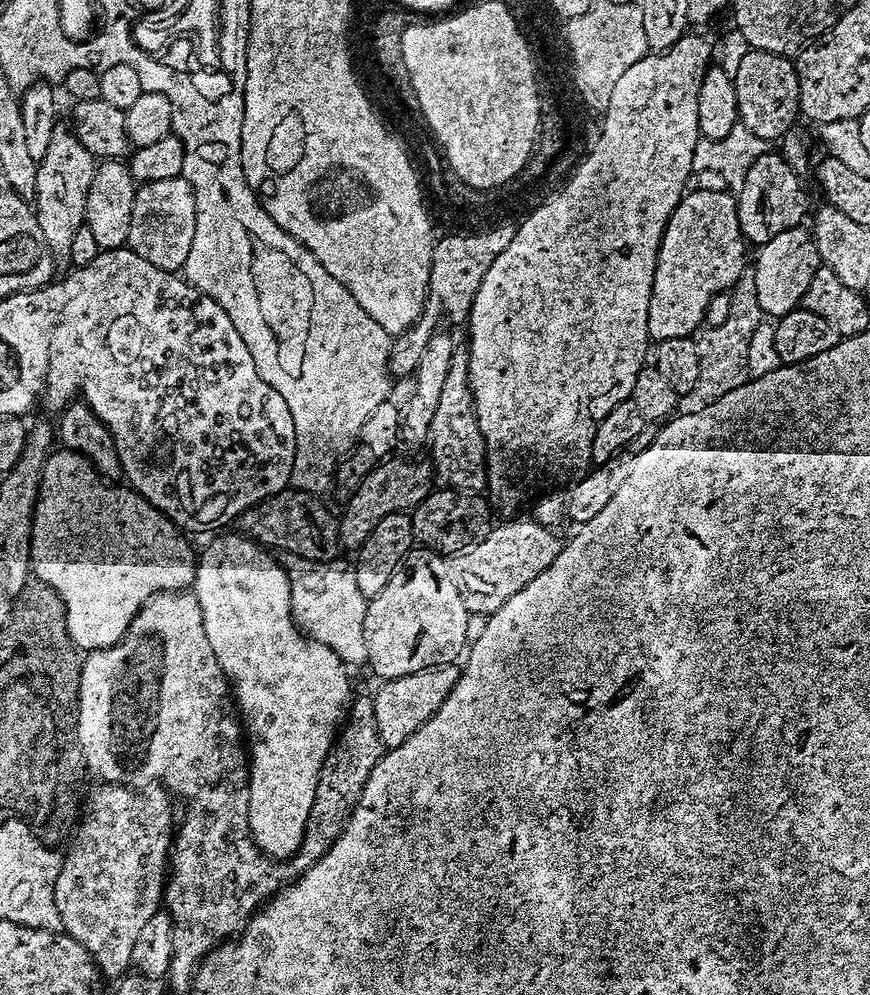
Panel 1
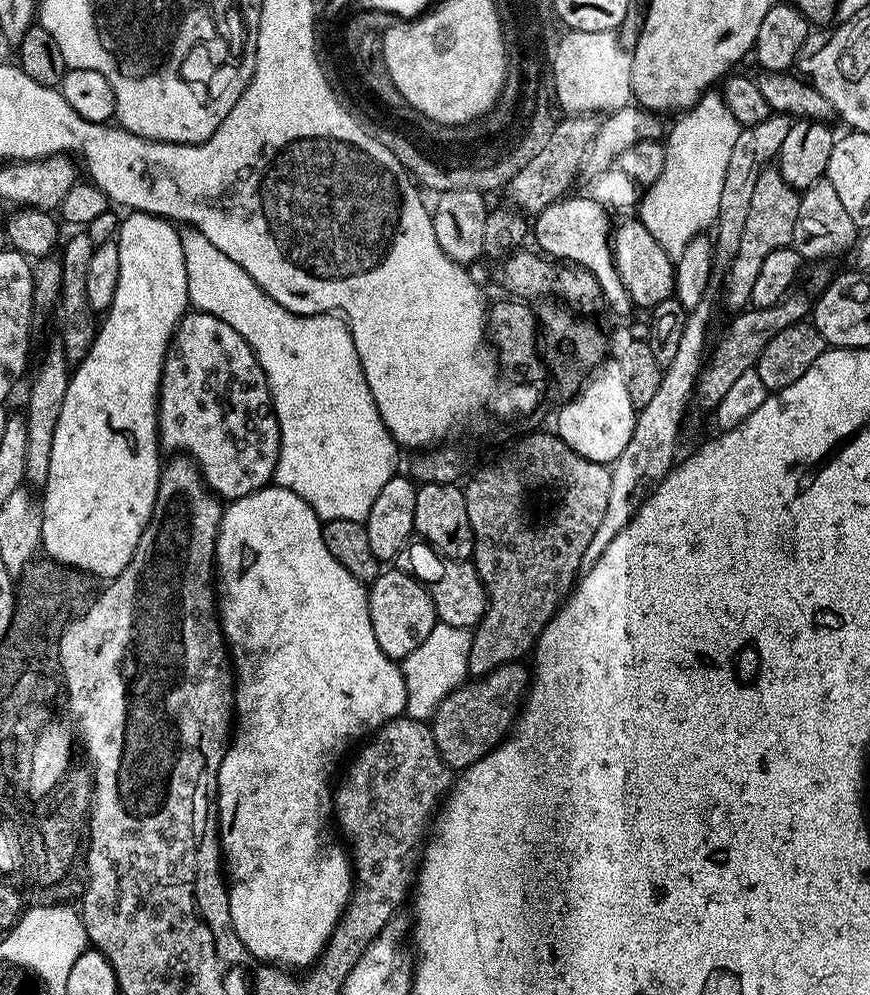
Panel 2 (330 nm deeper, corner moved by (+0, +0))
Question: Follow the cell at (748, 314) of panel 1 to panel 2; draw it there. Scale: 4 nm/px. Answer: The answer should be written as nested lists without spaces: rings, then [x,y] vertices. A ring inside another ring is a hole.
[[[769,166],[758,174],[754,194],[750,201],[750,215],[746,218],[746,227],[742,234],[742,242],[738,246],[738,254],[734,254],[732,263],[727,265],[724,276],[724,304],[729,313],[743,312],[752,303],[754,281],[762,270],[762,262],[774,250],[789,247],[794,238],[794,222],[798,222],[798,206],[800,192],[782,178],[779,167]]]

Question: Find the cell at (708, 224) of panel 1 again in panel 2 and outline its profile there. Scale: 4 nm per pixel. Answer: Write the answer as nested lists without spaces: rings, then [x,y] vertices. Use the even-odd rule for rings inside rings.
[[[588,194],[576,195],[569,195],[546,206],[546,210],[542,210],[534,217],[534,240],[536,236],[537,244],[535,247],[557,261],[585,268],[598,282],[603,303],[608,303],[618,315],[628,316],[634,312],[634,305],[616,269],[610,224],[608,226],[609,209]]]

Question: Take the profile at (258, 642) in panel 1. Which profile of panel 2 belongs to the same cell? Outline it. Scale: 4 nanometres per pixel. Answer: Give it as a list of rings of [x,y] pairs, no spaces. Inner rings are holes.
[[[269,486],[231,501],[220,519],[214,572],[218,577],[218,619],[227,647],[230,649],[231,663],[234,665],[234,731],[230,743],[224,749],[216,787],[216,819],[222,864],[226,869],[230,918],[238,938],[246,946],[249,954],[257,960],[263,960],[273,966],[291,966],[293,969],[300,968],[296,970],[304,970],[315,964],[320,953],[324,951],[324,945],[336,929],[340,915],[348,907],[354,883],[352,861],[345,845],[332,844],[331,834],[324,832],[328,828],[328,819],[331,821],[334,816],[334,792],[330,787],[333,783],[332,771],[335,770],[340,755],[355,740],[363,741],[391,720],[405,715],[404,673],[401,665],[391,660],[382,650],[382,646],[378,646],[378,638],[374,638],[365,585],[361,584],[358,578],[354,578],[354,574],[350,574],[350,570],[346,570],[346,566],[342,566],[342,562],[338,562],[338,558],[330,554],[330,550],[326,550],[324,524],[315,510],[305,500],[298,498],[298,494],[279,486]]]

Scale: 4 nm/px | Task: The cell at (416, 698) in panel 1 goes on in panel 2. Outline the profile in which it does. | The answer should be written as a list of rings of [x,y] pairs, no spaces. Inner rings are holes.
[[[517,662],[498,666],[498,670],[490,670],[490,674],[469,679],[438,706],[430,721],[430,735],[449,768],[463,770],[486,758],[512,731],[530,687],[530,668],[526,665]]]

